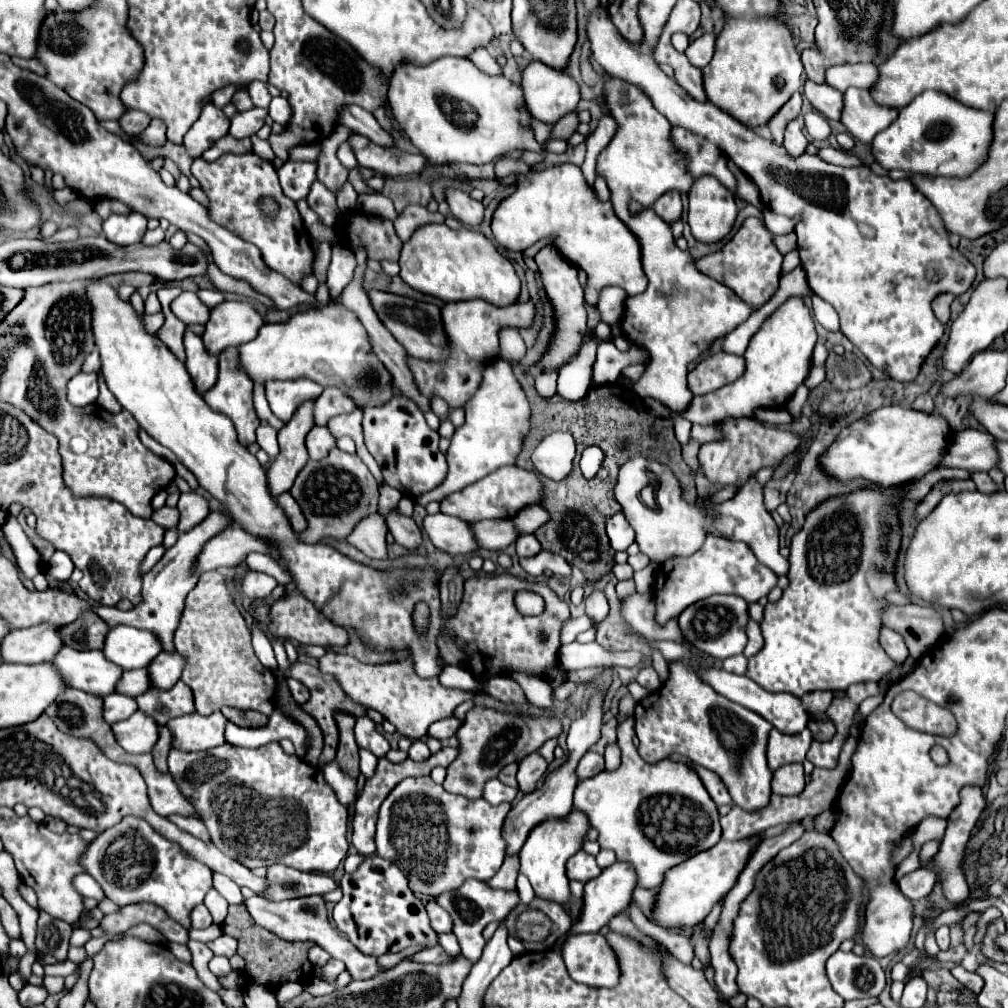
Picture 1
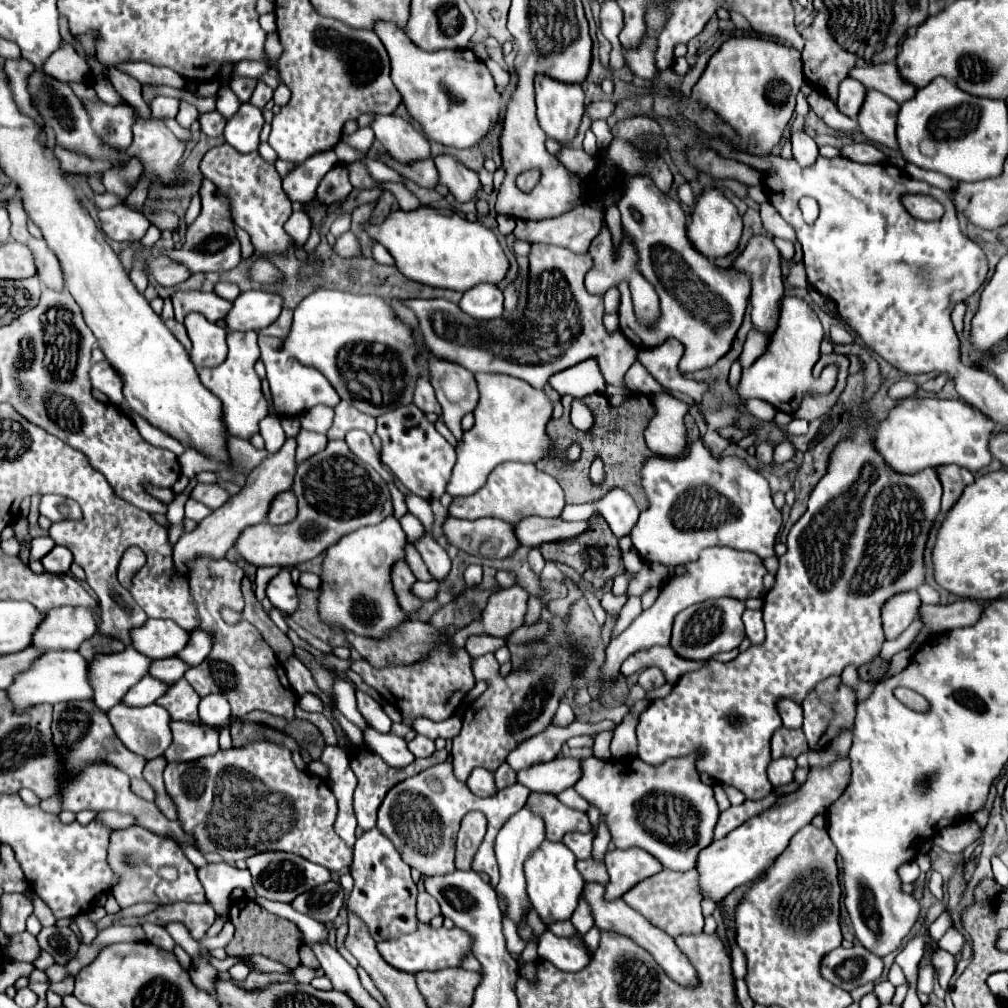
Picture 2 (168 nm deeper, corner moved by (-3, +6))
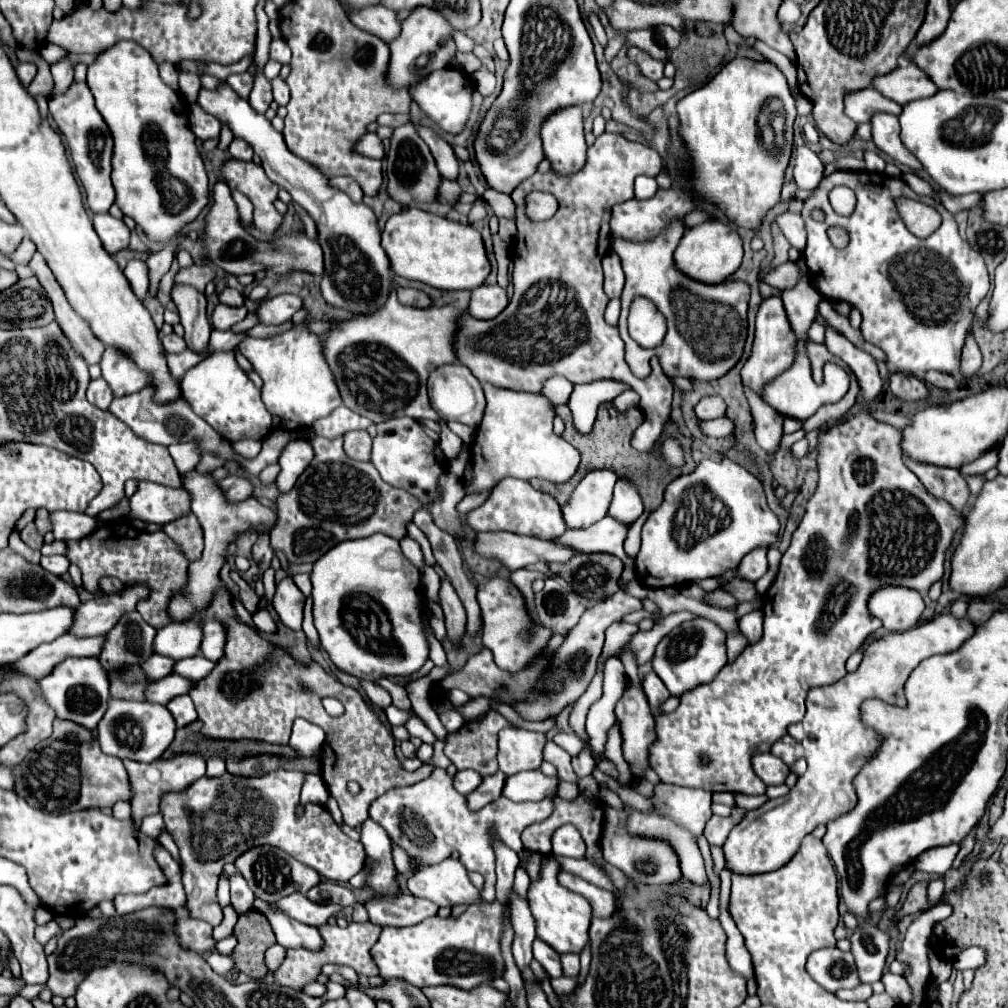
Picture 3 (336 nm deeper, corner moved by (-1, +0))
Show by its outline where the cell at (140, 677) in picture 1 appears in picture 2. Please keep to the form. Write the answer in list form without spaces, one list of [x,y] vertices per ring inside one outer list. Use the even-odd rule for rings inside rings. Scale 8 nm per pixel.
[[[163,658],[163,660],[153,660],[149,666],[149,676],[151,678],[161,678],[161,682],[177,682],[177,678],[183,678],[185,670],[189,666],[181,662],[179,658]]]

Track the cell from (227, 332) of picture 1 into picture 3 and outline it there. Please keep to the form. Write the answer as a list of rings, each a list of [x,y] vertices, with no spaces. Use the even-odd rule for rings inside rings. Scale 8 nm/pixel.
[[[279,294],[261,302],[257,316],[261,324],[283,324],[293,318],[297,310],[303,308],[303,298],[297,294]]]

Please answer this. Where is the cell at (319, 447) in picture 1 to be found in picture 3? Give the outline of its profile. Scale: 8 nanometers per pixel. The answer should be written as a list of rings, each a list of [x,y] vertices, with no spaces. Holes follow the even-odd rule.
[[[299,438],[297,442],[289,442],[281,456],[279,456],[279,466],[281,466],[281,472],[277,476],[277,490],[283,494],[283,492],[289,492],[297,478],[301,476],[301,472],[309,466],[309,462],[313,460],[313,448],[307,440]]]

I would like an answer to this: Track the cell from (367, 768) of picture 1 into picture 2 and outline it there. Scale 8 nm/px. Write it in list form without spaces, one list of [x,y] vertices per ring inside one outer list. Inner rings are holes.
[[[337,678],[335,682],[335,702],[337,702],[337,710],[355,726],[359,726],[361,730],[367,730],[367,722],[365,718],[359,714],[357,704],[355,704],[355,688],[351,686],[351,682],[347,682],[345,678]]]

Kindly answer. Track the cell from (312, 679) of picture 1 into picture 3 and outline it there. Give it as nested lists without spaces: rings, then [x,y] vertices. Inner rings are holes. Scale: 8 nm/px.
[[[233,570],[231,572],[231,578],[239,584],[239,588],[241,588],[241,602],[245,604],[245,608],[253,614],[255,612],[255,608],[257,608],[257,604],[259,604],[259,596],[255,594],[255,590],[239,576],[239,572],[237,570]]]

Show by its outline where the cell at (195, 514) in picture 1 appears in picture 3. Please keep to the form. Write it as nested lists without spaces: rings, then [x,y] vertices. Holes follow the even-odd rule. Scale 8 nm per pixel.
[[[227,476],[219,480],[219,486],[225,492],[229,502],[247,500],[253,494],[253,484],[247,478],[239,478],[239,476]]]

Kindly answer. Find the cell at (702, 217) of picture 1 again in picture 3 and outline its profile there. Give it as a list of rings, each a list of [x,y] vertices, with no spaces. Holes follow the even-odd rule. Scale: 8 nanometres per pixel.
[[[717,220],[689,228],[675,250],[675,264],[679,272],[685,272],[685,276],[691,276],[703,284],[719,284],[733,276],[741,266],[741,258],[743,248],[739,234],[733,232],[727,224],[721,224]]]

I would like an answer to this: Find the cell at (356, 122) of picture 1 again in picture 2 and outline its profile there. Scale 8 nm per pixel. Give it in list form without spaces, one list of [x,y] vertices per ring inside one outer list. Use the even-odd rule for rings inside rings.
[[[375,114],[371,130],[375,132],[375,138],[383,144],[383,148],[387,148],[387,152],[401,162],[429,158],[429,142],[425,140],[425,136],[419,130],[415,130],[413,134],[413,126],[399,116]]]

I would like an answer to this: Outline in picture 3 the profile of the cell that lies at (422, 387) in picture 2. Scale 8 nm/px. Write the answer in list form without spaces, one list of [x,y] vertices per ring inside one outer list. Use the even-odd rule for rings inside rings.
[[[439,422],[441,424],[441,442],[439,442],[439,446],[441,446],[441,450],[443,450],[443,456],[451,462],[451,460],[455,460],[457,456],[459,456],[459,452],[461,452],[461,446],[463,446],[463,442],[461,442],[461,438],[457,436],[457,434],[453,434],[449,428],[447,428],[447,424],[445,422]]]

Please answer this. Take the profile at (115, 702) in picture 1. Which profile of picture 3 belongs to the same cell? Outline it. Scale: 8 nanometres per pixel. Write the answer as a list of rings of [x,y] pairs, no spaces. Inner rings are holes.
[[[169,674],[169,676],[165,676],[163,680],[149,682],[149,686],[147,686],[147,690],[145,690],[145,696],[147,696],[147,702],[167,704],[167,702],[169,702],[171,698],[175,698],[175,696],[189,694],[191,684],[195,684],[195,682],[193,682],[193,680],[187,680],[185,676]]]

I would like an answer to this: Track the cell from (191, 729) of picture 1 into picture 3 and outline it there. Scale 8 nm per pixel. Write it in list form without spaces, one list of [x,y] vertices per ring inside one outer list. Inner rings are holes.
[[[181,754],[171,760],[155,760],[151,764],[135,762],[135,760],[123,760],[129,780],[131,780],[131,806],[133,806],[133,826],[139,828],[141,818],[149,814],[159,812],[161,796],[167,792],[183,792],[183,788],[189,788],[195,780],[205,776],[205,760],[199,754]]]

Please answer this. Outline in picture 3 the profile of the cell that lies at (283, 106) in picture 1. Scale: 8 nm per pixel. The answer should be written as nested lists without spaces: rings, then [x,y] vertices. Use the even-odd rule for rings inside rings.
[[[279,76],[273,78],[271,84],[273,84],[273,96],[275,96],[275,102],[277,102],[279,106],[285,106],[285,104],[289,102],[289,86],[287,86],[285,80],[281,80]]]

